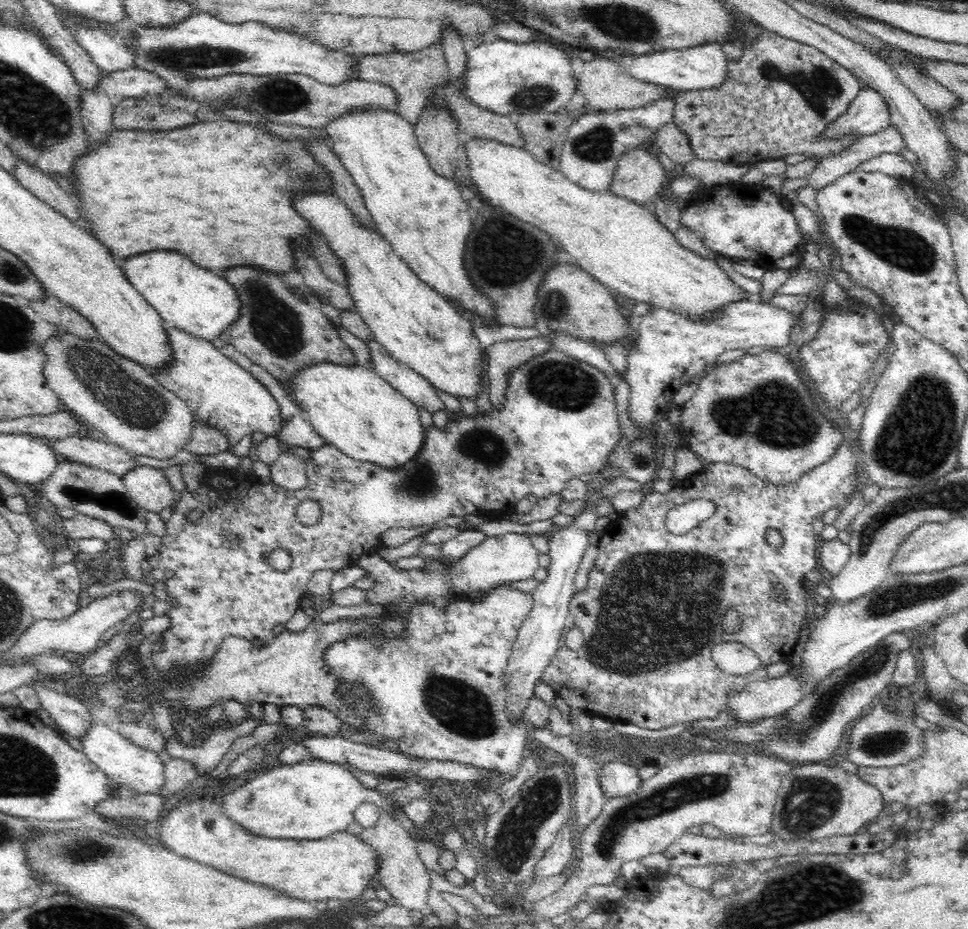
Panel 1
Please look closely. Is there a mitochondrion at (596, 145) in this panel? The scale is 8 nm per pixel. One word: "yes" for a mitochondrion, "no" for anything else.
yes

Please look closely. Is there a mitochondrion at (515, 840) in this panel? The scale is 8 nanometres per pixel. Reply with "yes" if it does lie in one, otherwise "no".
yes

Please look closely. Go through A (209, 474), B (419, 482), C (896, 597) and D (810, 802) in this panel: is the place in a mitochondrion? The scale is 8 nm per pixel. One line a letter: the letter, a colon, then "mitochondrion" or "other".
A: other
B: mitochondrion
C: mitochondrion
D: mitochondrion

